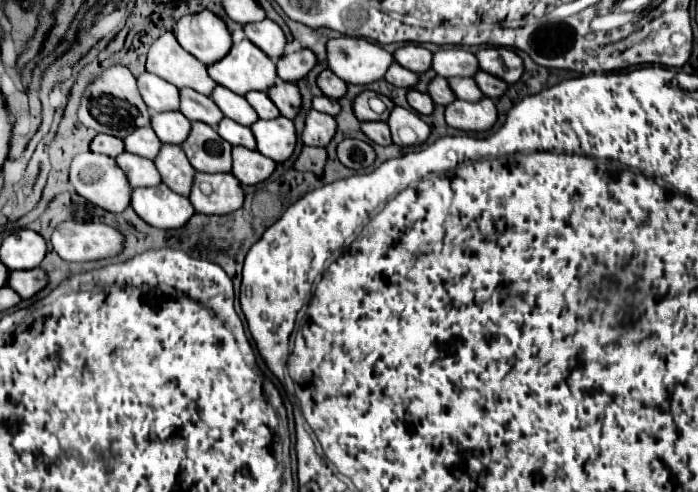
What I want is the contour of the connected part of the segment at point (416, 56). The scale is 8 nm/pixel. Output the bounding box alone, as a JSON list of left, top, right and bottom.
[393,44,433,74]

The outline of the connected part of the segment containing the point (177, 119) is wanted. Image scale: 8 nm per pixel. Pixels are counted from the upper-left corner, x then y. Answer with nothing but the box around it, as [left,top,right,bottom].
[151,112,191,144]

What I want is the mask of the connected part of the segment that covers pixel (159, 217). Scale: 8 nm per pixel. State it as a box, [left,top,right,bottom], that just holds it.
[131,184,195,230]

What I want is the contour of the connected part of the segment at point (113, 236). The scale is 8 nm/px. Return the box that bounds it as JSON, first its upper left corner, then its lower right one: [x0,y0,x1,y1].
[51,222,125,262]

